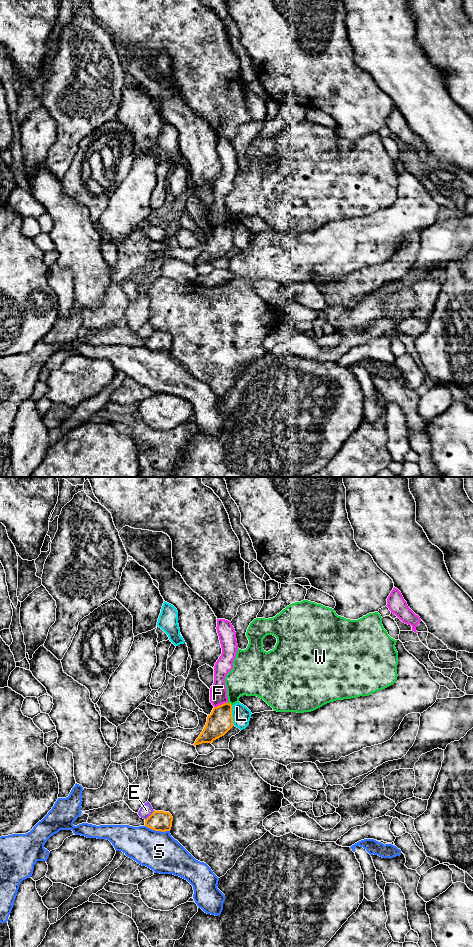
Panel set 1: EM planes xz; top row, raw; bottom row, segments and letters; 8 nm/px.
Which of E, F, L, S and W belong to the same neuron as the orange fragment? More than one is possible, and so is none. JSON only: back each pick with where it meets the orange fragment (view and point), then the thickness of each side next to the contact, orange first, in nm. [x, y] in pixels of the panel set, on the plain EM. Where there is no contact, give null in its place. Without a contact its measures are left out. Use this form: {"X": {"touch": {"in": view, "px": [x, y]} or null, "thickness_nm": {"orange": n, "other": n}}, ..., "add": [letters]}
{"add": []}

